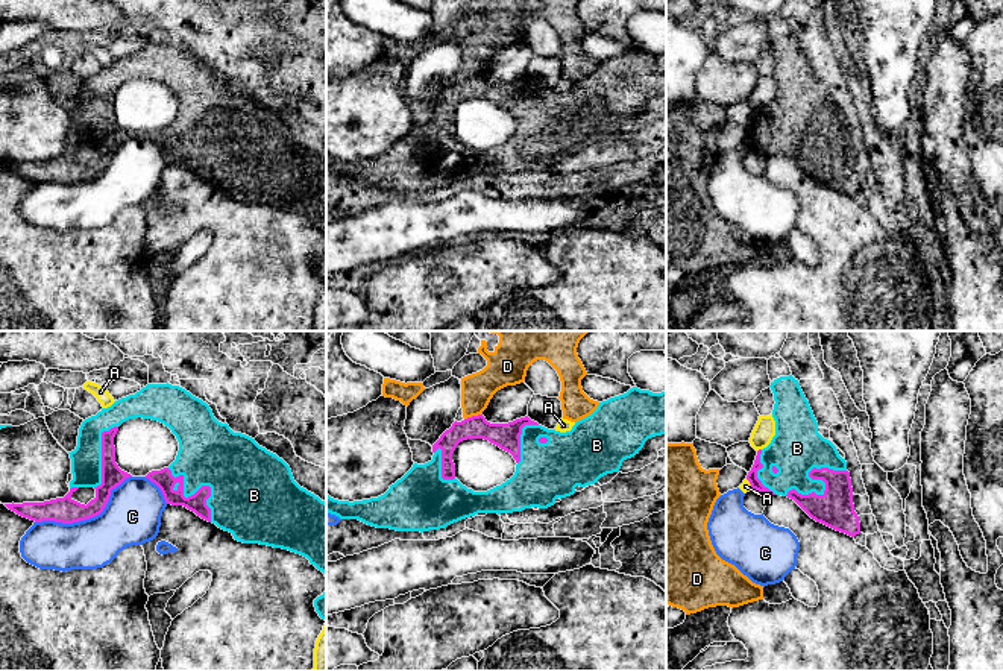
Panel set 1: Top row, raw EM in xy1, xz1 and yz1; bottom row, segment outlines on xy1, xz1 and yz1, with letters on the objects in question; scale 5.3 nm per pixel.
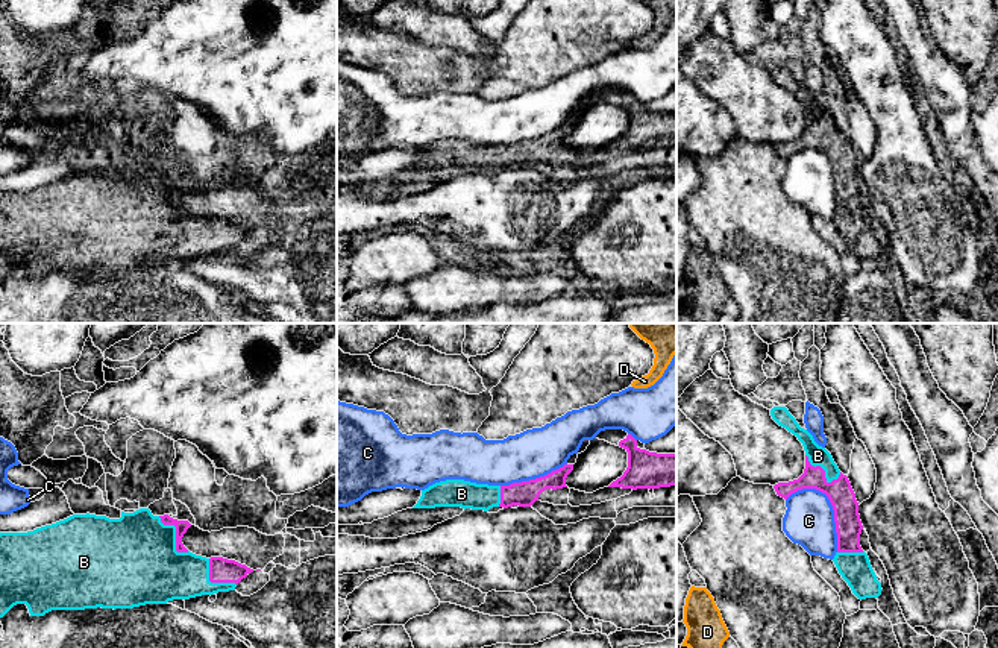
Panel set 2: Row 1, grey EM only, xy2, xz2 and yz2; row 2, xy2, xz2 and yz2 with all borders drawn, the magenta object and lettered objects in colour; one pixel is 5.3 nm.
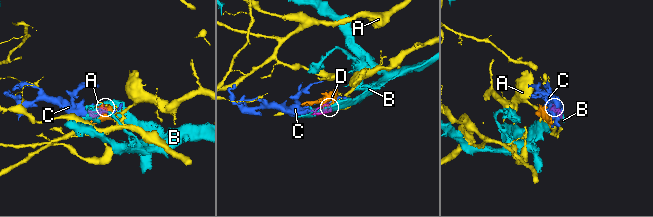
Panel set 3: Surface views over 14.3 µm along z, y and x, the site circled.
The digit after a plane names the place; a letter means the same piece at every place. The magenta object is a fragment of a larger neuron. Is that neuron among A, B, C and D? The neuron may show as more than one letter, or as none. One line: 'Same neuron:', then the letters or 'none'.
Same neuron: B

